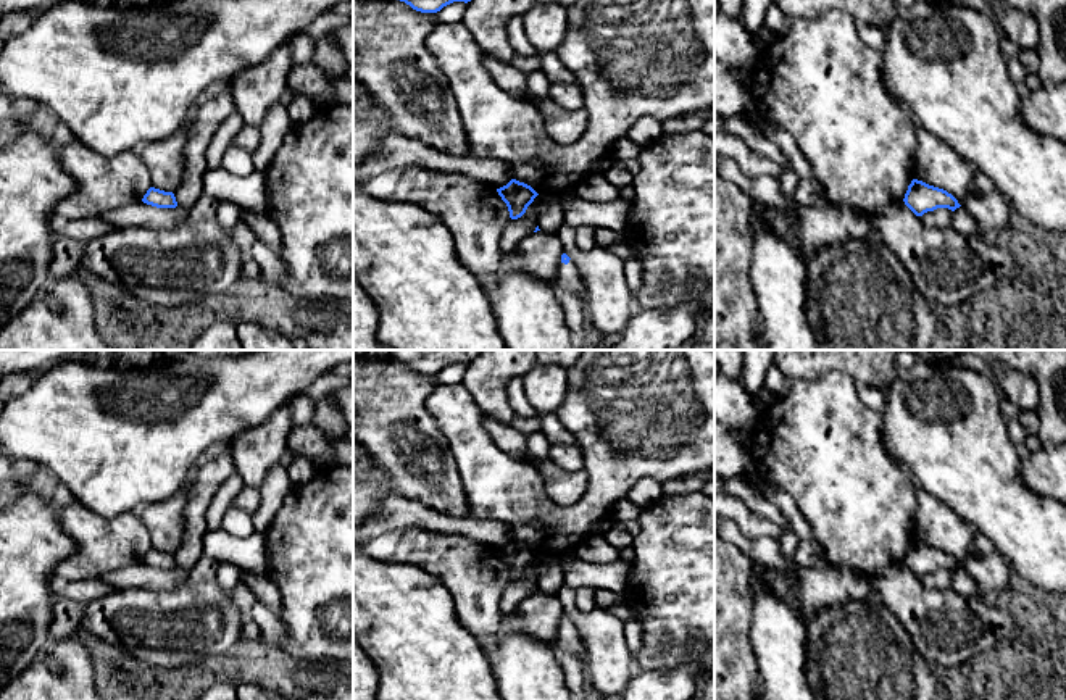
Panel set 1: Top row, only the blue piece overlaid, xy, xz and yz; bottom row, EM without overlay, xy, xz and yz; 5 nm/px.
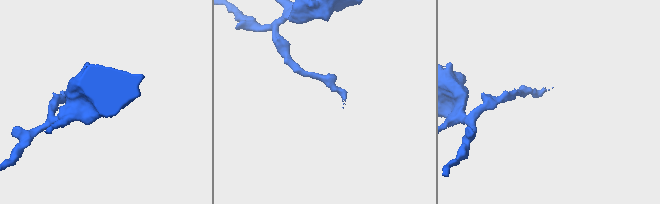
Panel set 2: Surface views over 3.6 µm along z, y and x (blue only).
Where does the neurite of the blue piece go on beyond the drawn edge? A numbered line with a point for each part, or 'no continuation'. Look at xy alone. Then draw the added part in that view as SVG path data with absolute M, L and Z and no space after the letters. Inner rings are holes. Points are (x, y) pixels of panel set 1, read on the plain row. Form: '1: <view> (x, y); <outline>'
no continuation

